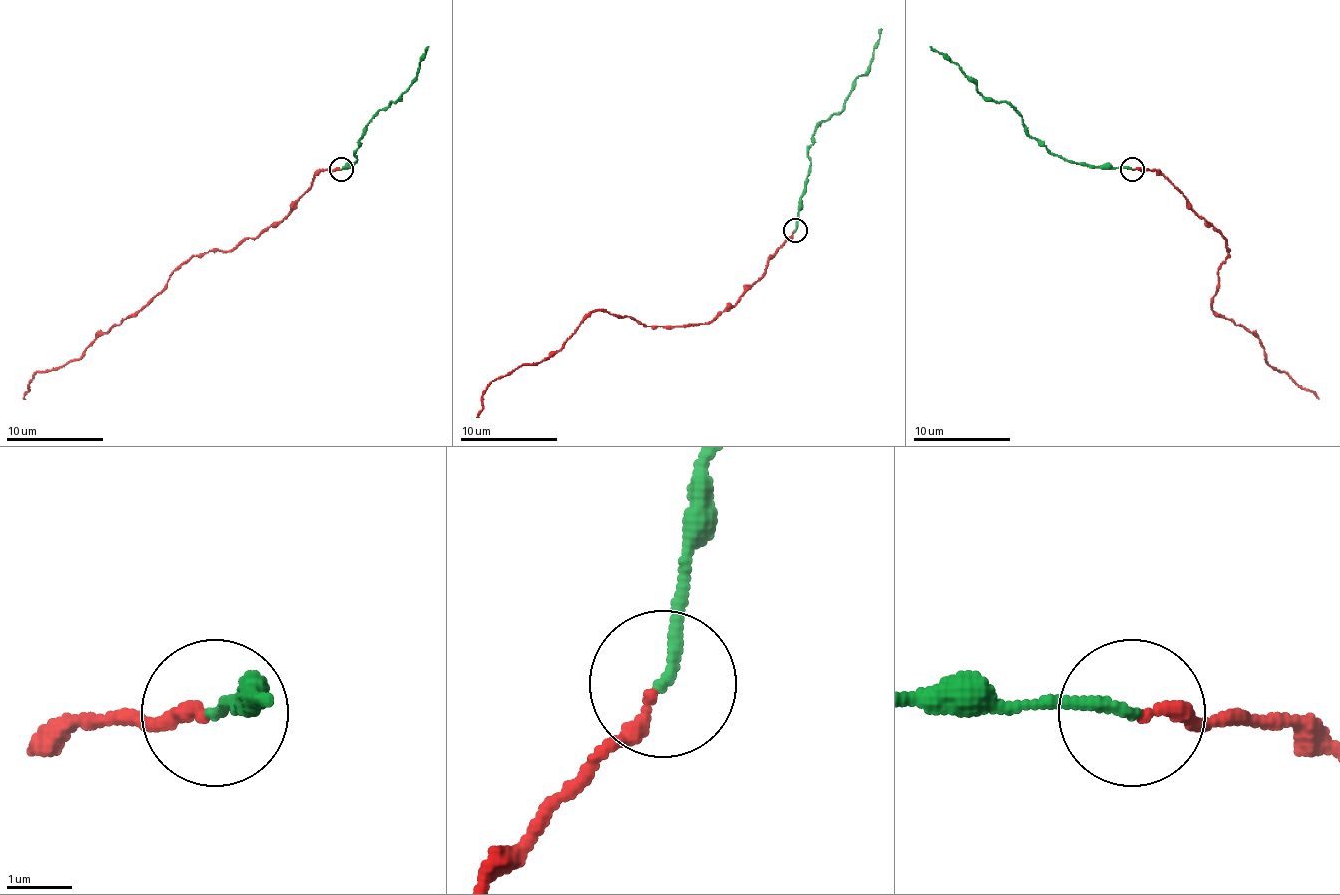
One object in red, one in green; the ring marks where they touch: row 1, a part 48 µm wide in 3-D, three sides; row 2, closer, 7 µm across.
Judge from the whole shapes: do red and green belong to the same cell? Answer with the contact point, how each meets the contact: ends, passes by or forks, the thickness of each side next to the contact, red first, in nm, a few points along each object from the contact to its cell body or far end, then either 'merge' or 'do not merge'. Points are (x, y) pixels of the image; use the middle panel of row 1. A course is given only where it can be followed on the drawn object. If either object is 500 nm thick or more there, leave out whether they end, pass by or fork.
at (795, 230); red ends there; green ends there; 220 nm thick on the red side, 180 nm on the other; red runs (794, 232), (765, 273), (709, 322), (646, 327), (595, 310), (549, 358), (523, 363), (491, 382), (477, 416); green runs (794, 230), (809, 169), (813, 130), (845, 106), (852, 84), (872, 60), (881, 29); merge

